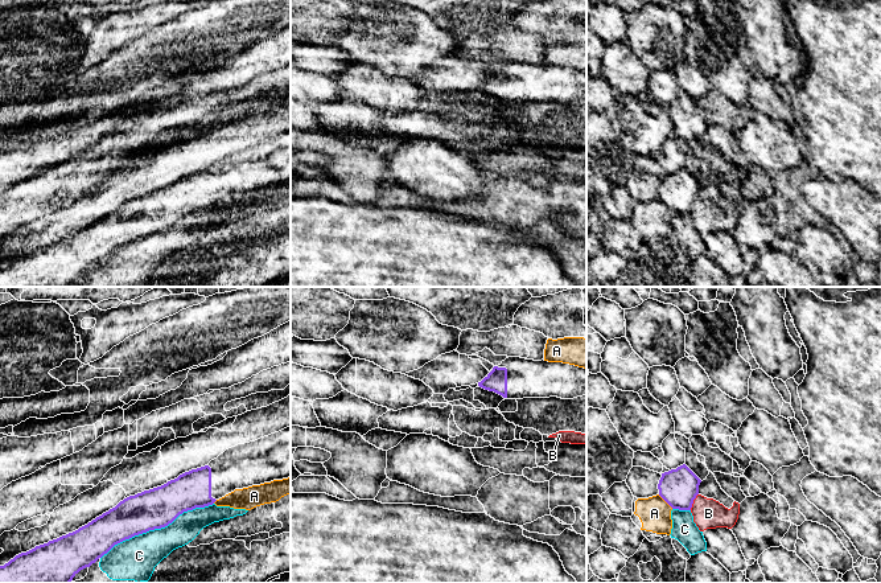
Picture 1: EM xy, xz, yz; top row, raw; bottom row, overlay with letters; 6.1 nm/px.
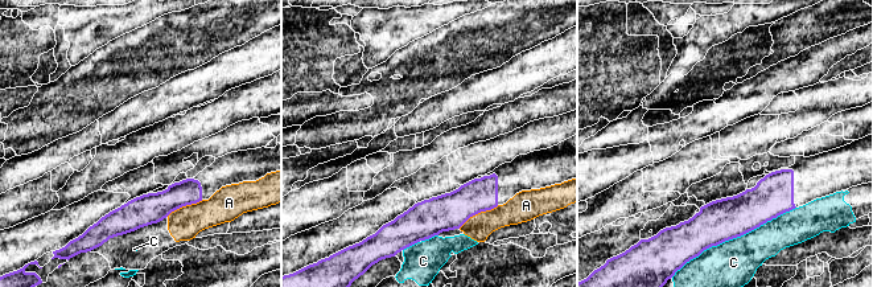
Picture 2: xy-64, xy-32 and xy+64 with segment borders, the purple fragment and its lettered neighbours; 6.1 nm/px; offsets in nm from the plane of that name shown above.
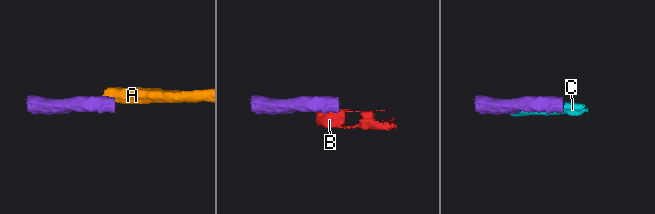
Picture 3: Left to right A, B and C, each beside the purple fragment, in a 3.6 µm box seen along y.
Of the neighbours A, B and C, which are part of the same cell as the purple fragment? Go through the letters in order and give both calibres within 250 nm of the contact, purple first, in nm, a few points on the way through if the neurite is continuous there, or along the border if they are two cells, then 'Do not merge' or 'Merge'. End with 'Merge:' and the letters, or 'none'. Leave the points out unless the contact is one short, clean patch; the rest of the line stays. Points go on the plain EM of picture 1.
A: Thickness 220 nm (purple) against 190 nm. Boundary: yz (658, 198), (672, 212). Do not merge
B: Thickness 220 nm (purple) against 190 nm. Boundary: yz (698, 197), (690, 213). Do not merge
C: Thickness 240 nm (purple) against 260 nm. Do not merge
Merge: none

